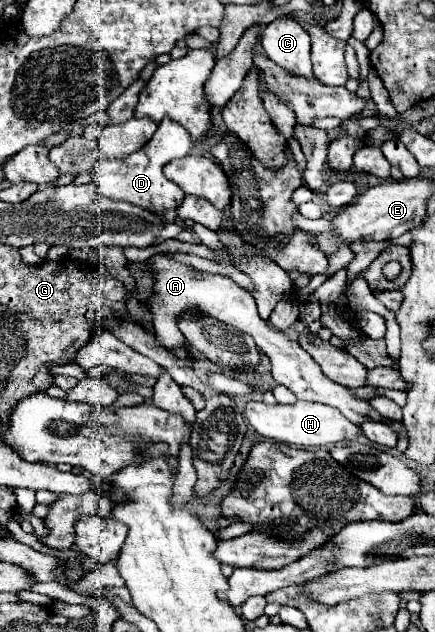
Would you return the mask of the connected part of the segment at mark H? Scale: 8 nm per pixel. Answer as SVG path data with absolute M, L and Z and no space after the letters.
M252 400L246 404L246 418L248 418L248 424L258 434L280 440L284 444L294 444L294 446L304 446L304 448L332 446L338 442L356 440L362 434L360 426L346 420L336 408L330 408L326 404L316 404L316 402L304 402L304 400L298 400L292 406L284 406L284 404L268 406L264 402Z

